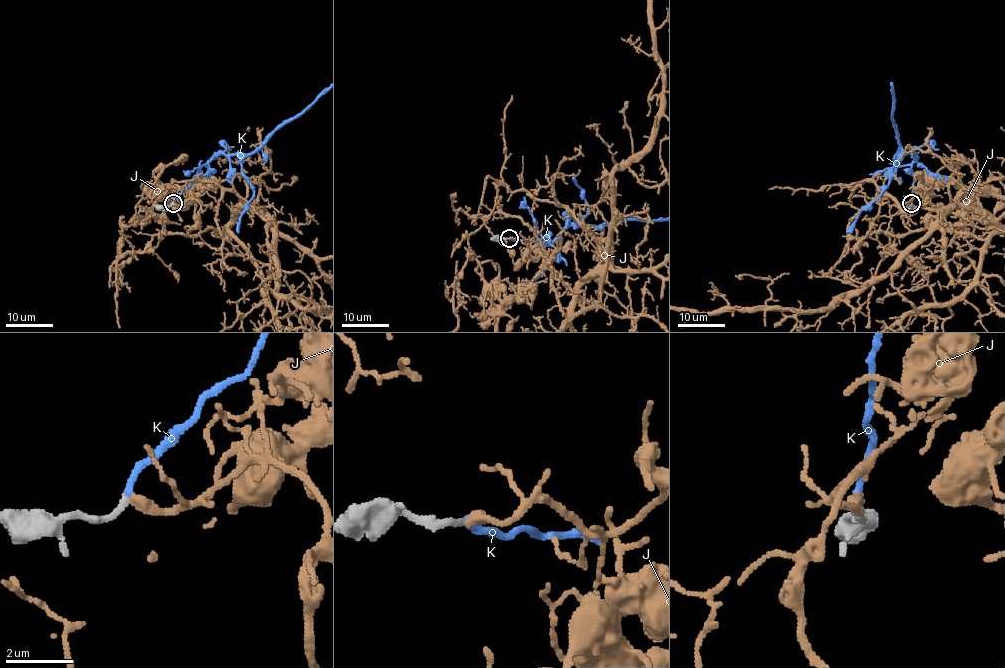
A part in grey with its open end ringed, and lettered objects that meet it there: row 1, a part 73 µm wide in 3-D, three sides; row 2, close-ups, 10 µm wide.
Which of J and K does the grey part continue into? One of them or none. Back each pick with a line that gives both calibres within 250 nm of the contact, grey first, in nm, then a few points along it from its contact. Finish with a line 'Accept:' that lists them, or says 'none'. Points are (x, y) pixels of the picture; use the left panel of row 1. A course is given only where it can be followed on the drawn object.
K: 190 nm thick on the grey side, 190 nm on the other
Accept: K

